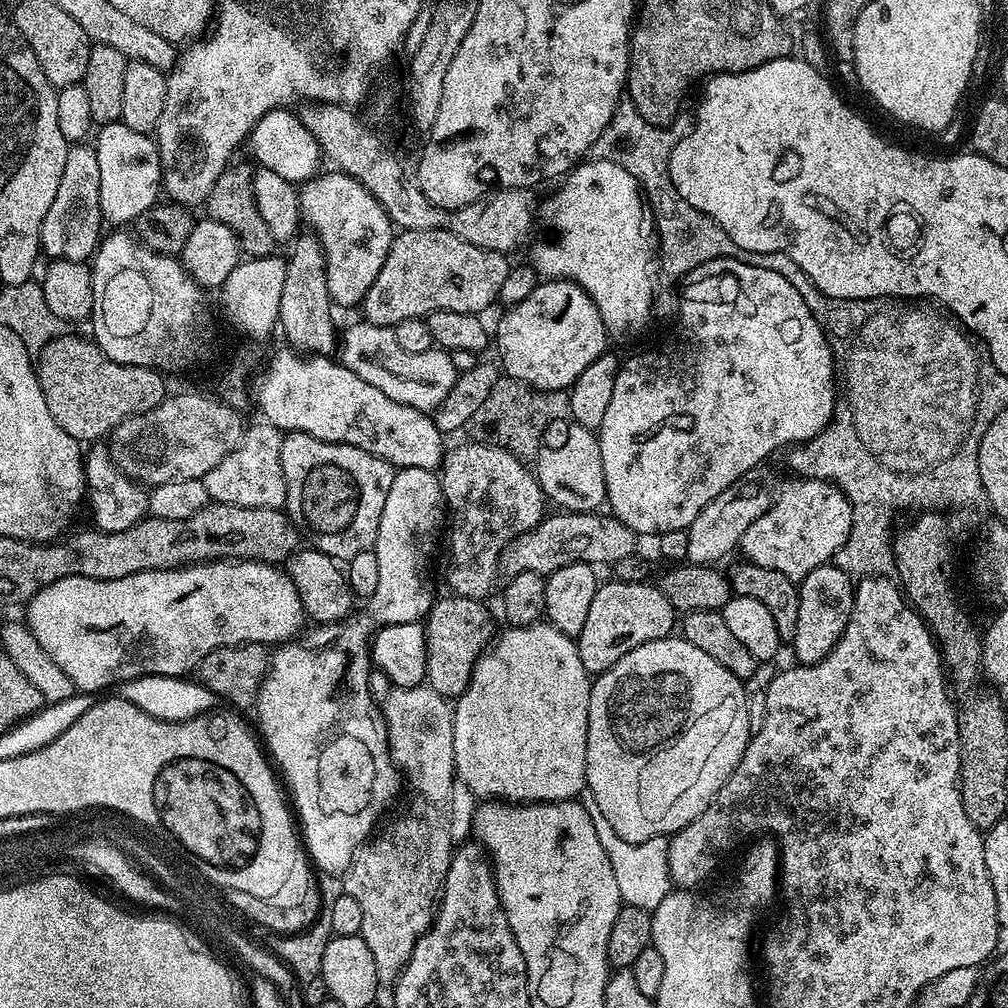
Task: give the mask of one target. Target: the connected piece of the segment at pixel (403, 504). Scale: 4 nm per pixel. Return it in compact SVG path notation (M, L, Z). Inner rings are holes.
M401 468L394 482L390 482L390 494L386 494L386 506L382 506L382 522L378 522L378 534L374 551L378 558L378 590L370 598L376 611L377 625L414 624L423 621L432 609L432 580L428 577L428 559L436 548L440 527L446 524L446 505L444 491L439 475L431 468Z

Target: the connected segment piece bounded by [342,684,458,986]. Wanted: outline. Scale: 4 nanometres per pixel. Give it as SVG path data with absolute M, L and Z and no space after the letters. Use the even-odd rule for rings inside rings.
M415 684L409 688L393 687L392 693L382 702L382 711L384 713L384 722L388 725L388 752L392 755L392 762L396 765L403 783L406 785L408 805L404 808L404 816L390 821L388 825L385 823L371 839L360 845L360 848L350 862L350 866L342 873L342 880L344 880L342 892L343 895L355 898L358 901L358 906L362 909L362 930L359 936L366 942L366 946L370 949L370 955L374 957L374 970L378 970L378 978L381 985L392 986L395 985L396 980L400 976L400 971L406 966L406 962L410 958L418 938L422 938L422 934L432 924L434 909L437 907L438 897L446 878L446 870L452 861L454 843L452 844L452 832L448 829L448 803L452 800L452 783L455 785L458 777L456 775L456 763L454 762L454 726L452 725L454 708L442 694L438 694L424 684Z

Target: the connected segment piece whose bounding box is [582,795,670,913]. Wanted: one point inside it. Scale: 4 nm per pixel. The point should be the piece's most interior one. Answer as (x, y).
(642, 869)

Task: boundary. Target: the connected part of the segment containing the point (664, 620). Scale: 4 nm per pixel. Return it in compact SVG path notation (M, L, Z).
M613 578L609 584L601 583L597 587L594 602L590 602L590 611L586 613L586 623L575 637L578 658L582 658L582 666L586 666L590 674L605 672L618 658L646 642L673 635L678 613L666 594L662 594L655 583L648 583Z

